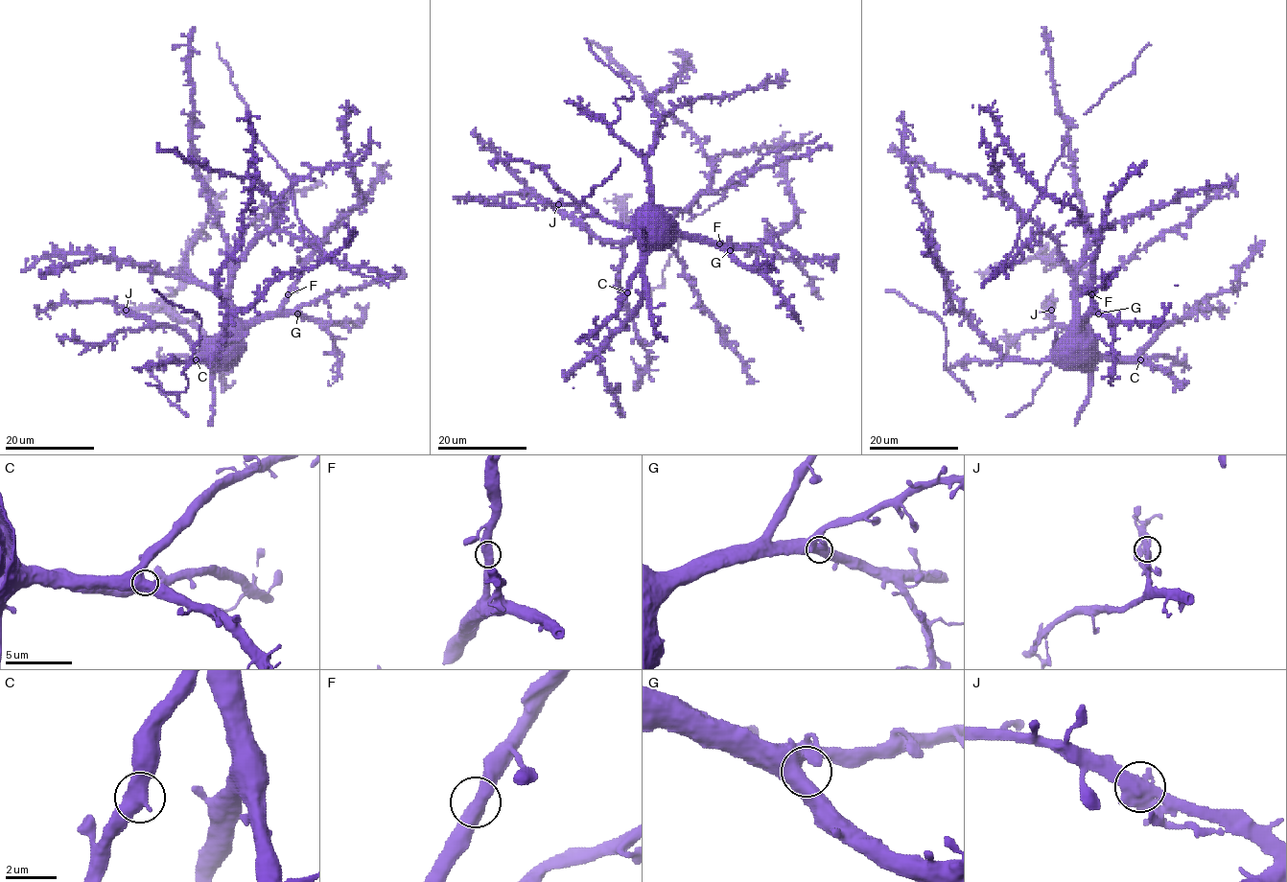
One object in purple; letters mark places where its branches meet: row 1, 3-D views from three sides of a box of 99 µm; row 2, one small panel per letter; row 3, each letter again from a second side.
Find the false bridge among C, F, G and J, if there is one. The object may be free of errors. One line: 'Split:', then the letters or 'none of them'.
Split: none of them

